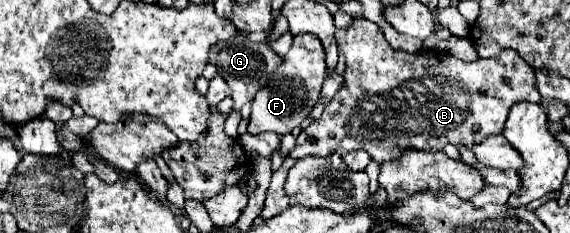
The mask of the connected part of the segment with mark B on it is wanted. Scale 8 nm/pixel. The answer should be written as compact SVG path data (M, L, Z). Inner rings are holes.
M354 18L354 24L350 26L350 28L346 28L346 30L336 30L336 42L338 42L338 46L342 48L342 52L344 52L344 56L346 56L346 72L344 72L344 78L346 78L346 84L340 88L340 92L336 92L336 96L332 98L332 102L326 106L326 110L322 112L322 116L316 120L316 122L312 122L306 130L302 130L300 134L298 134L298 138L296 138L296 146L294 146L294 150L290 150L288 152L288 156L290 158L294 158L294 160L298 160L298 158L302 158L302 156L328 156L328 154L334 154L334 152L338 152L338 154L348 154L348 152L352 152L352 150L366 150L370 156L372 156L372 160L376 160L378 164L382 164L382 162L388 162L388 160L394 160L396 156L400 156L398 152L404 152L406 148L416 148L416 150L442 150L446 144L454 144L454 146L458 146L458 144L464 144L464 146L472 146L476 140L482 140L484 136L488 136L488 134L500 134L502 130L504 130L504 122L506 122L506 116L508 116L508 112L510 112L510 108L512 108L512 104L516 104L516 102L538 102L540 100L540 94L536 92L536 88L534 88L534 84L532 84L532 68L524 62L524 60L520 60L520 56L516 56L516 52L512 52L512 50L504 50L504 52L500 52L498 56L494 56L494 58L480 58L480 60L476 60L476 62L462 62L462 60L458 60L458 58L454 58L454 56L446 56L446 54L436 54L436 52L432 52L432 50L420 50L420 52L414 52L414 54L410 54L410 52L404 52L404 50L394 50L390 44L388 44L388 40L384 38L384 34L382 34L382 30L374 24L374 22L370 22L370 20L366 20L366 18Z

